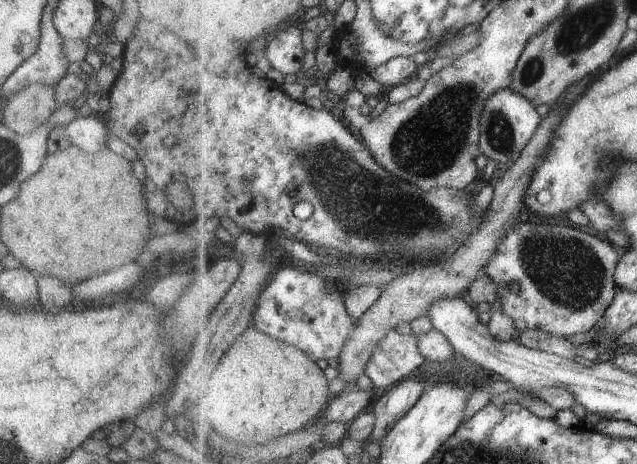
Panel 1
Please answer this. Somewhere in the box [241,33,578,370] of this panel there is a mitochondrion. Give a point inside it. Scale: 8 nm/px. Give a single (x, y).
(373, 205)

